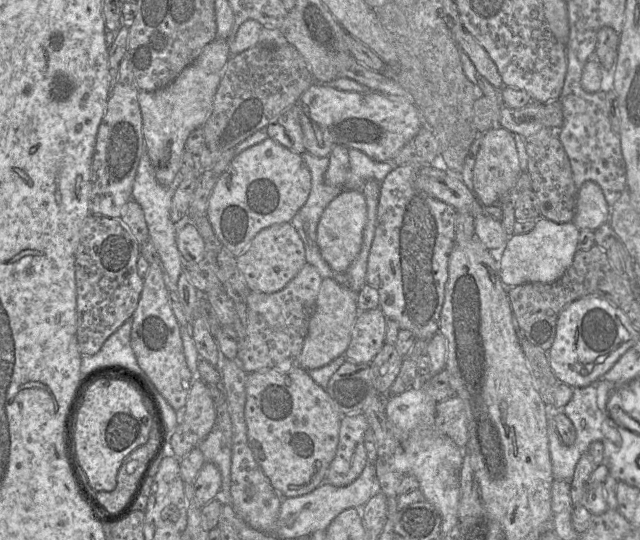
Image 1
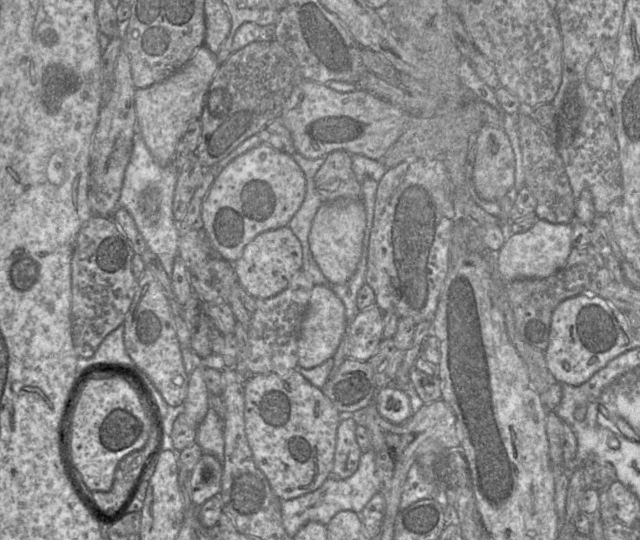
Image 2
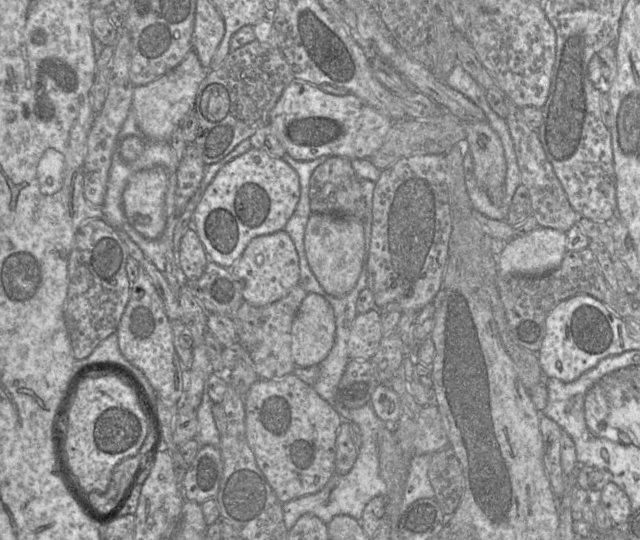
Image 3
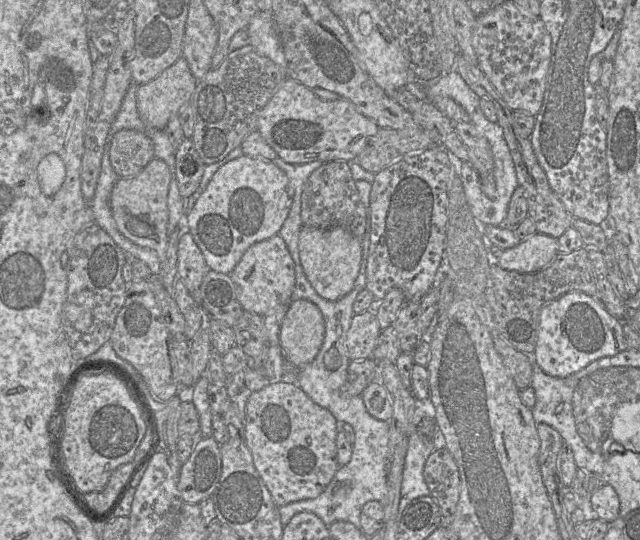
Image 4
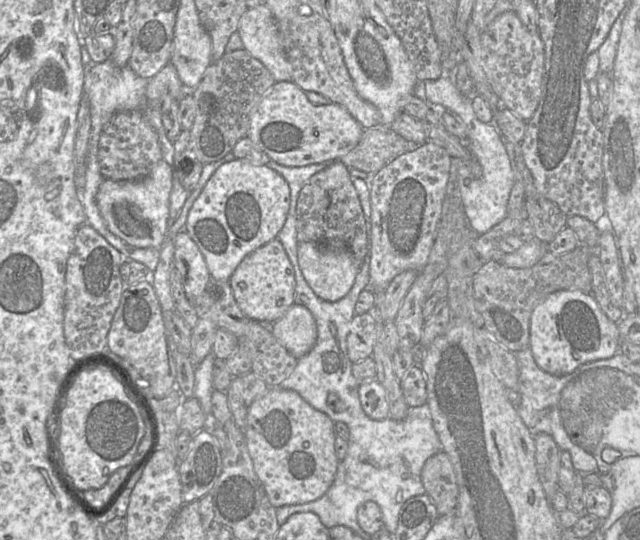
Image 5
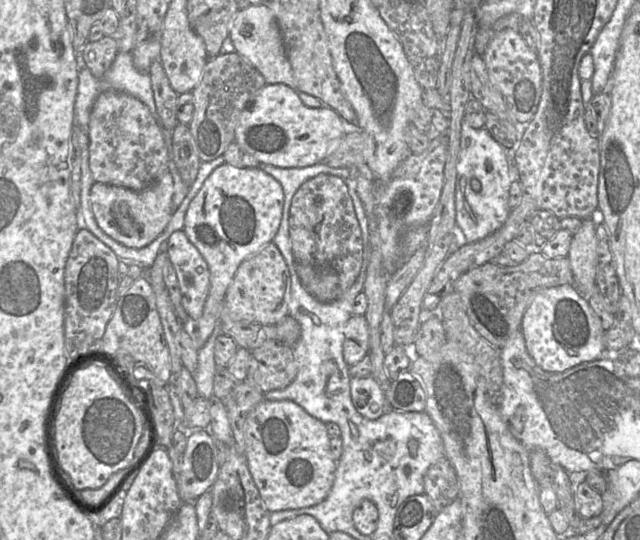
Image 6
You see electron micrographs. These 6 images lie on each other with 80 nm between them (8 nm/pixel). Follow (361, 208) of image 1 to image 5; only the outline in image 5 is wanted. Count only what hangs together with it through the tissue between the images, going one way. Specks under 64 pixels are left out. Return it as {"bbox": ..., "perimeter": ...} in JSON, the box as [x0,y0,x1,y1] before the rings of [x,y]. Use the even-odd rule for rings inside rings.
{"bbox":[298,242,360,302],"perimeter":[[[316,242],[298,244],[298,263],[305,280],[314,293],[329,302],[340,300],[351,290],[360,270],[359,261],[348,249],[330,249]]]}

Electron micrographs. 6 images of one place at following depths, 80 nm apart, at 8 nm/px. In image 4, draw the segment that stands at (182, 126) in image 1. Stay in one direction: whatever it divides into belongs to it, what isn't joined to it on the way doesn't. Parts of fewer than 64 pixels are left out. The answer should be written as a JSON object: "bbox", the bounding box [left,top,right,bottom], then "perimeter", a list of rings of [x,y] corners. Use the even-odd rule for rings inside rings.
{"bbox":[136,57,198,130],"perimeter":[[[183,57],[179,58],[155,79],[138,86],[136,98],[141,120],[149,128],[164,130],[169,119],[190,102],[197,83],[198,80],[191,73],[187,61]]]}

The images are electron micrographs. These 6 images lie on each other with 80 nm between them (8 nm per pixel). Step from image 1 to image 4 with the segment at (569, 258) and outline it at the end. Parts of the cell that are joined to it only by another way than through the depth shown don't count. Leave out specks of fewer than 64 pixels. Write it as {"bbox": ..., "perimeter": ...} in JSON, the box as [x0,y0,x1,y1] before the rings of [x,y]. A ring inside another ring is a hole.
{"bbox":[497,232,558,273],"perimeter":[[[536,232],[516,246],[503,250],[497,264],[508,271],[534,273],[546,267],[558,253],[556,238]]]}

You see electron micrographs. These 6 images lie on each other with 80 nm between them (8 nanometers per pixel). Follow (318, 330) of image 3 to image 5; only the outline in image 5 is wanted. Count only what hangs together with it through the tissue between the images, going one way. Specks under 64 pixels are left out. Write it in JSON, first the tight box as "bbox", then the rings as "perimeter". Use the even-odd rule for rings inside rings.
{"bbox":[271,303,317,359],"perimeter":[[[295,303],[271,324],[271,332],[296,359],[306,355],[317,340],[314,316],[305,306]]]}

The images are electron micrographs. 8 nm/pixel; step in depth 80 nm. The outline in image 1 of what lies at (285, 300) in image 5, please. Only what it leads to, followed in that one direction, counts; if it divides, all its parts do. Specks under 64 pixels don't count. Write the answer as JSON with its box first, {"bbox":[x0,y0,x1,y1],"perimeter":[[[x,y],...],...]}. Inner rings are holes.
{"bbox":[236,222,306,293],"perimeter":[[[290,222],[274,224],[259,231],[236,262],[251,291],[275,293],[282,290],[306,264],[305,247]]]}

